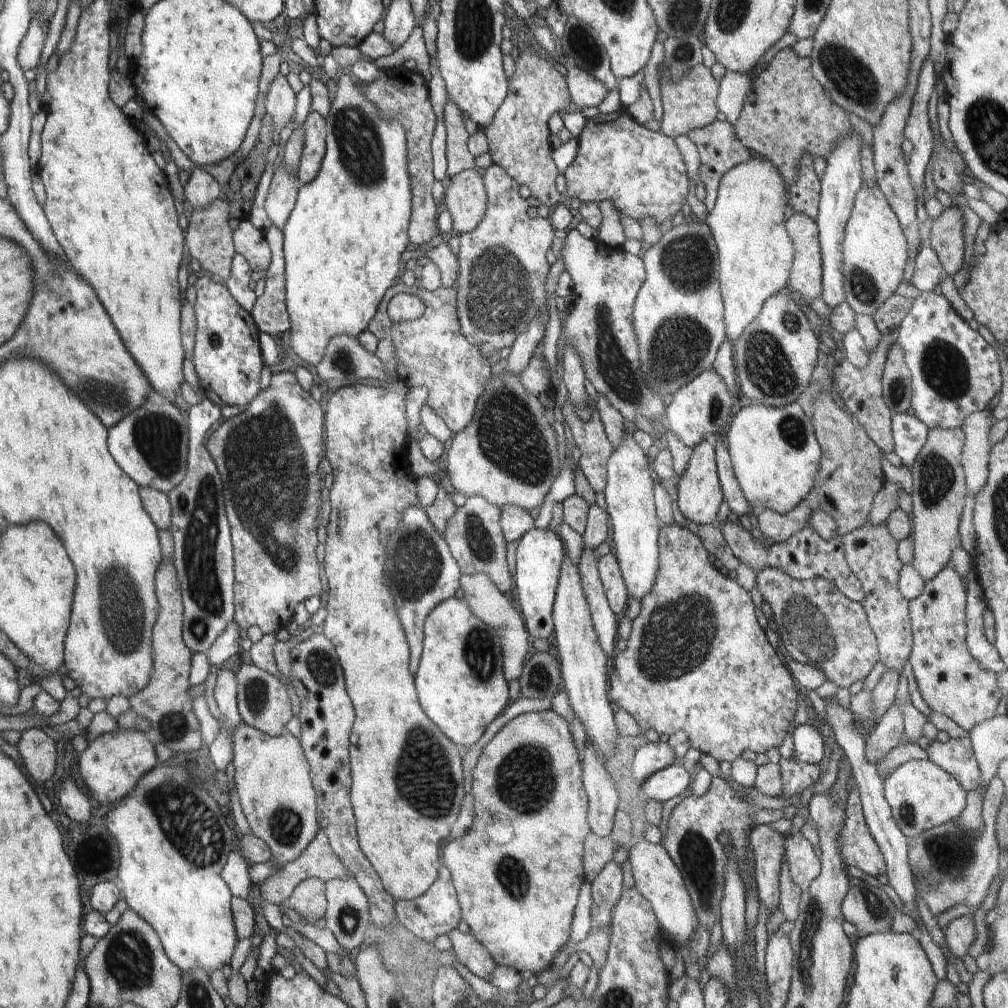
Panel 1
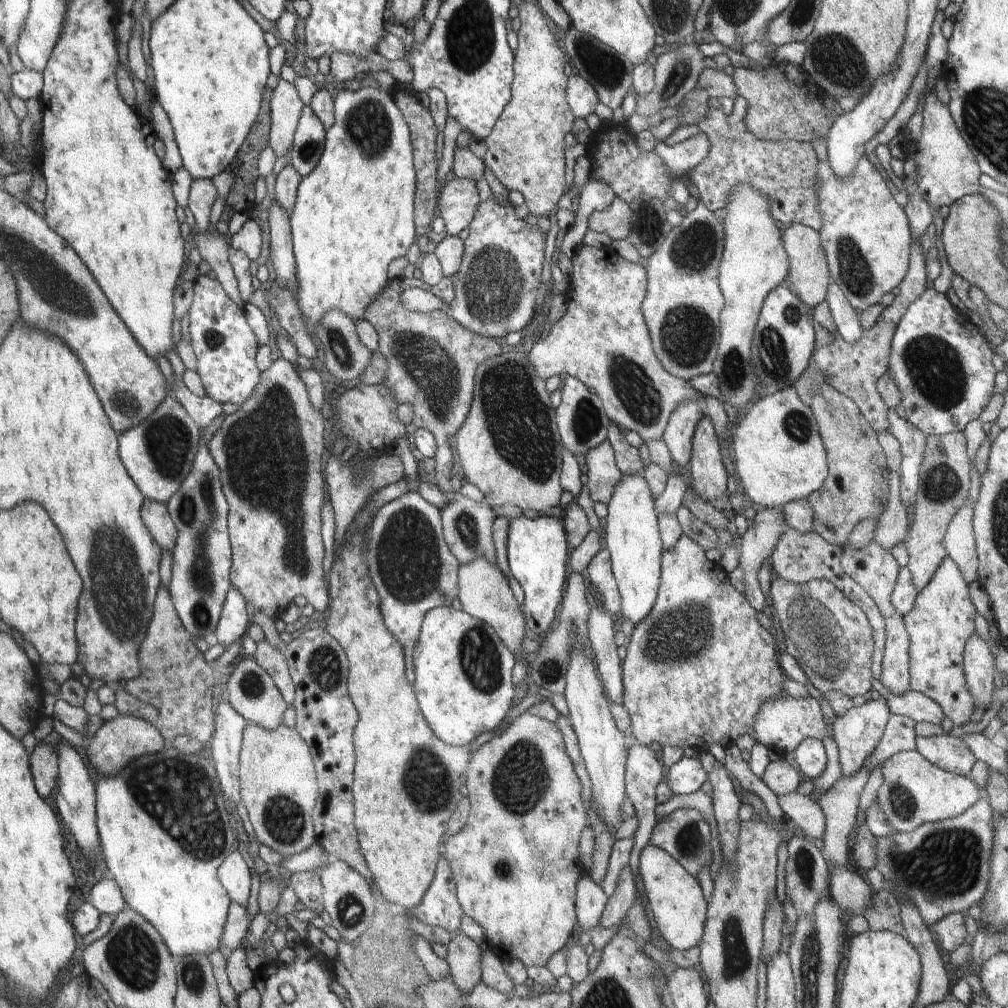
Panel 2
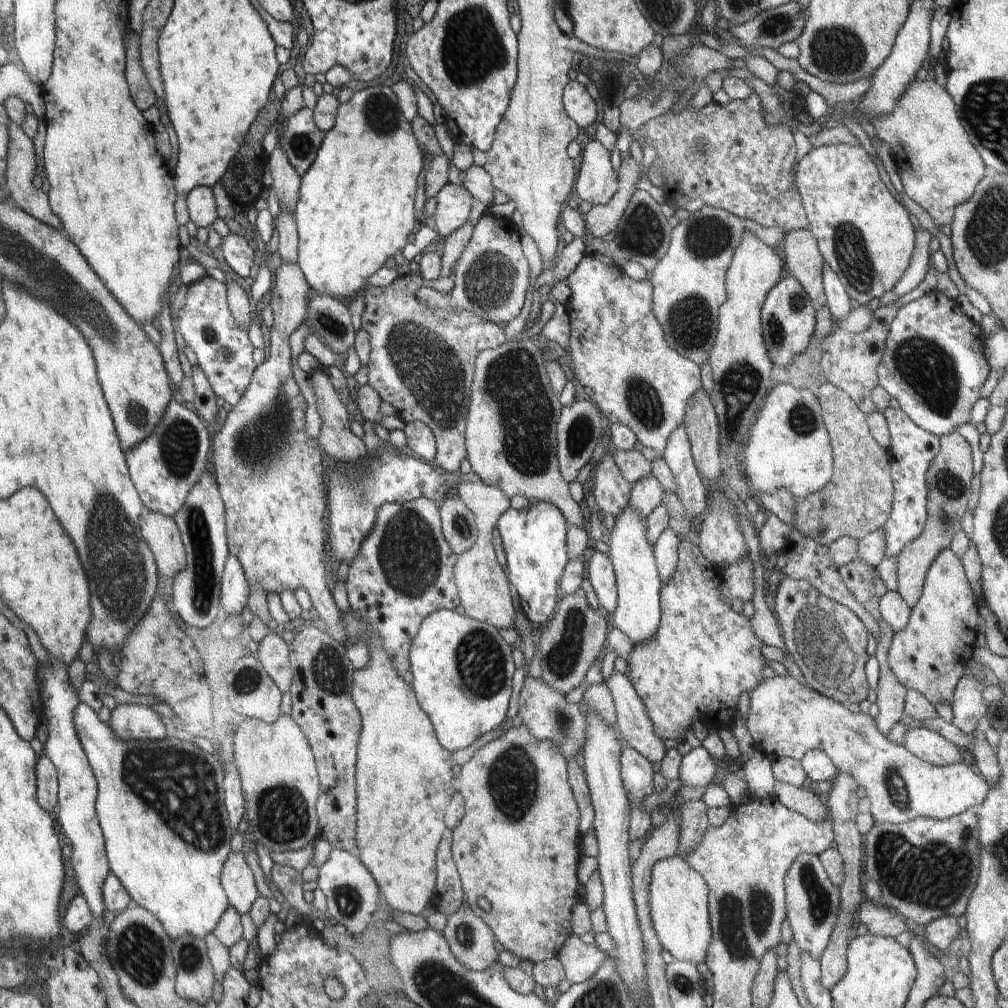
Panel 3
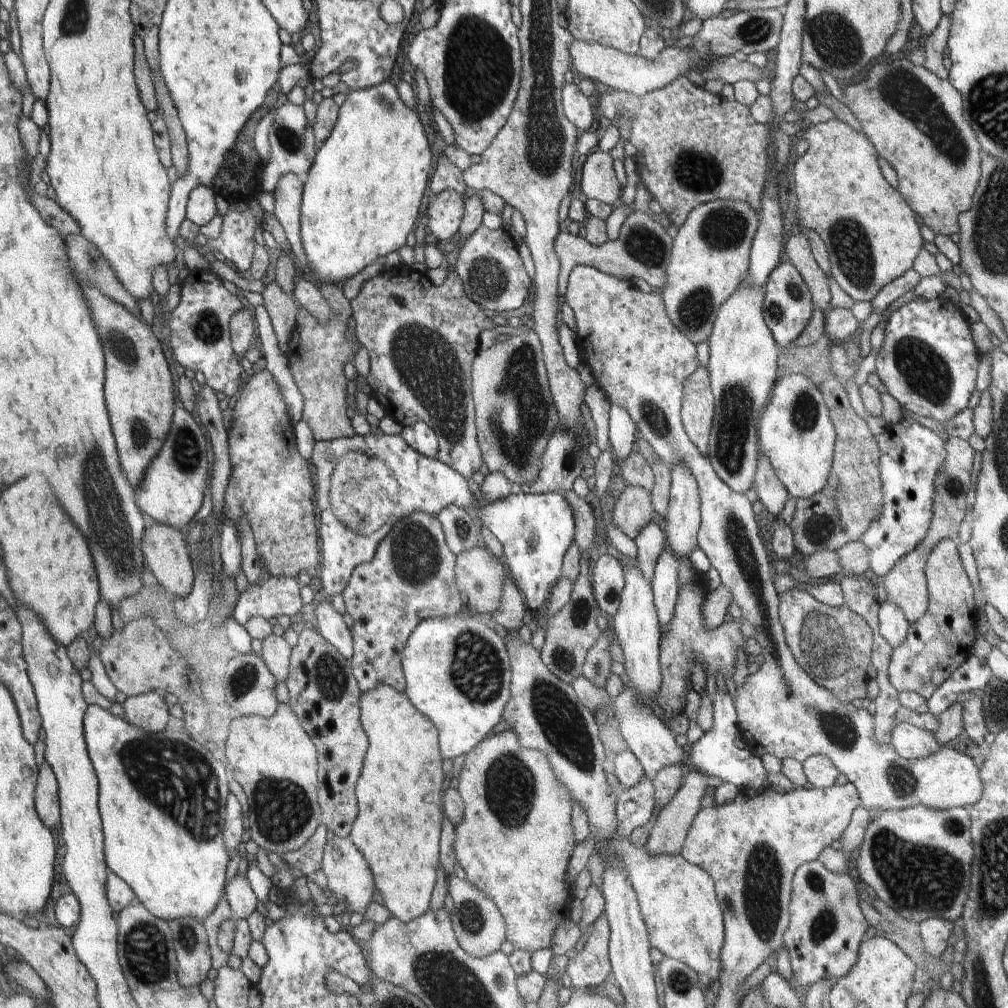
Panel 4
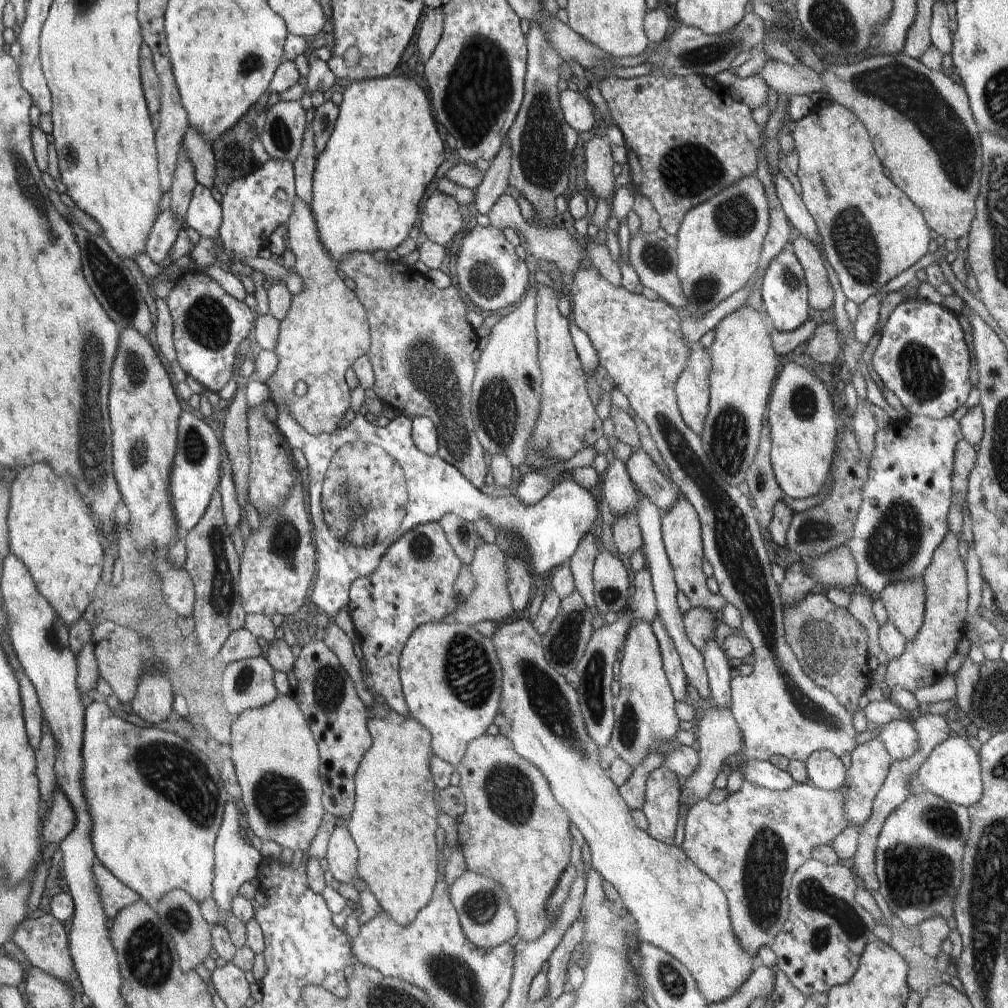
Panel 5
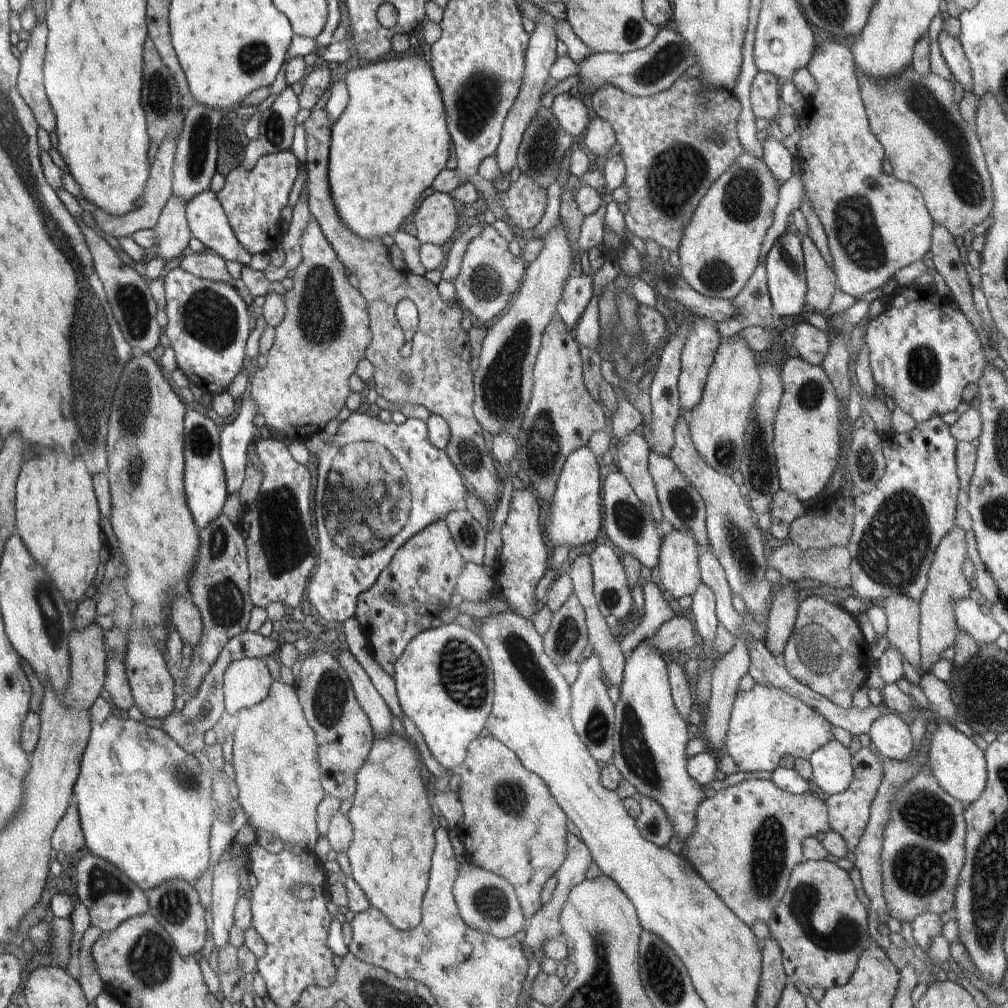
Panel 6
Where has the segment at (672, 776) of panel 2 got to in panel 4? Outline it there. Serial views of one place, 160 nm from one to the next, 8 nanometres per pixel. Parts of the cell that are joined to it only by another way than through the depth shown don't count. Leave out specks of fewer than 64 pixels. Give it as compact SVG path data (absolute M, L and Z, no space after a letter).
M716 690L713 702L713 726L711 732L706 732L700 740L695 742L689 749L690 768L696 768L698 772L706 776L720 778L723 782L730 782L740 789L764 788L768 786L768 772L761 762L761 758L752 754L749 749L740 749L734 744L734 738L739 734L737 711L735 702L728 690Z

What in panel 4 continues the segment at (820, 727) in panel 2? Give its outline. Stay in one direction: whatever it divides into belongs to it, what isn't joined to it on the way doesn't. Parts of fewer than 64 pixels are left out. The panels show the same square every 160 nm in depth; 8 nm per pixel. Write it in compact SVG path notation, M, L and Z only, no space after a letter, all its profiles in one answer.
M580 265L570 272L566 283L565 303L574 312L576 344L581 358L588 364L589 370L592 370L597 387L604 392L610 404L616 404L630 414L641 435L641 441L647 443L665 465L672 468L684 464L696 480L701 510L698 545L719 575L721 585L728 590L733 602L740 608L741 617L754 626L754 640L762 648L760 656L764 657L764 663L760 664L758 672L748 676L742 686L736 688L735 708L739 734L746 742L747 749L760 758L772 754L778 760L790 758L802 764L814 755L830 758L838 772L844 774L856 788L861 806L868 813L870 810L884 813L917 805L928 806L933 810L949 810L966 808L979 802L983 794L979 769L965 752L949 745L924 759L907 760L898 756L890 743L878 744L874 740L874 720L871 713L864 708L856 708L851 703L841 702L832 692L818 686L796 662L794 654L786 645L779 620L780 596L774 587L773 570L758 529L757 517L760 516L754 514L745 494L734 492L718 478L707 456L700 454L700 450L690 442L684 430L681 420L682 386L699 366L697 347L672 324L660 294L654 290L650 294L644 294L631 281L606 275L592 266Z

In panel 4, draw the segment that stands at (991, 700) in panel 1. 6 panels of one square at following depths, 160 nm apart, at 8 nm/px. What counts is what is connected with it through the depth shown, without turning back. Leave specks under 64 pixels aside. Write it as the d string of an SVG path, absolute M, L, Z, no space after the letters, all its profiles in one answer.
M945 539L936 544L926 560L925 578L928 610L918 622L910 625L906 639L900 646L893 648L889 678L897 692L913 691L928 701L932 694L972 657L970 650L976 634L979 612L956 540Z

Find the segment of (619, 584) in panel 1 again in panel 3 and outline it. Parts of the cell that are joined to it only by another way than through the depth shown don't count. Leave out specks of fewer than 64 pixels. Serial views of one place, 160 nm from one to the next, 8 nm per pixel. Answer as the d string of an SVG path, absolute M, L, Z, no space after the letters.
M596 550L590 558L588 578L601 604L601 611L612 614L617 607L617 586L613 564L606 553Z

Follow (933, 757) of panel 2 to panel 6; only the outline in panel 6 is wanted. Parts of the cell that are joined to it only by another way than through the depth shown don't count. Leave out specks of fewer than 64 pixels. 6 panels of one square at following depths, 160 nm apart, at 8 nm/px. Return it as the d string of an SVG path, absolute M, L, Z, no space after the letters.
M884 710L869 730L871 742L878 748L882 757L905 761L910 756L914 742L906 722L897 713Z

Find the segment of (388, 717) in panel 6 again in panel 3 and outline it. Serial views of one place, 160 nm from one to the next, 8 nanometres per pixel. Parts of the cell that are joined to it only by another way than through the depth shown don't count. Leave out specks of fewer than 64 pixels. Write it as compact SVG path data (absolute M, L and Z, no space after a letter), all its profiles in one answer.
M282 263L278 266L276 273L274 274L275 280L272 284L271 292L271 309L273 310L273 326L268 331L269 342L270 342L270 356L268 360L255 368L253 372L251 383L245 390L244 396L240 399L238 404L232 407L232 410L227 414L226 421L222 429L213 434L211 437L211 452L210 459L214 463L214 468L217 471L216 479L219 488L219 494L223 500L225 511L226 511L226 522L225 525L227 530L227 545L229 548L229 554L236 557L240 561L244 576L249 582L249 586L259 584L267 593L276 592L280 594L282 591L292 591L296 589L304 588L306 592L311 596L312 606L314 610L318 612L319 617L324 620L327 624L327 633L335 638L338 642L341 642L345 646L347 641L347 634L341 621L341 610L338 609L334 602L333 591L330 590L329 584L326 578L326 566L324 566L324 542L326 540L324 525L324 514L326 514L326 505L328 502L326 493L326 480L323 476L323 465L322 456L320 455L319 442L317 439L311 439L306 432L306 421L305 412L307 404L305 398L302 396L298 385L296 384L295 378L293 377L293 368L291 363L291 350L289 347L289 336L300 326L305 323L307 317L307 302L312 290L310 285L307 283L306 277L303 275L302 270L296 263Z

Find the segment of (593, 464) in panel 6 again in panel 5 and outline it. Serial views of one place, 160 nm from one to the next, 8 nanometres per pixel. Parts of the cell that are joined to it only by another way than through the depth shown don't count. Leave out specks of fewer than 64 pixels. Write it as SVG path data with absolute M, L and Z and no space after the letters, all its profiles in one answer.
M280 403L275 406L278 411L275 423L284 440L290 448L300 448L308 463L308 513L318 567L311 601L331 619L339 610L347 611L349 586L357 578L372 574L388 547L419 524L439 521L450 513L473 523L478 519L489 520L495 530L510 532L522 540L530 554L532 574L545 581L553 570L568 562L582 537L592 531L592 524L598 516L599 506L592 493L572 479L555 484L542 500L532 506L525 505L515 494L489 497L438 454L427 455L418 450L411 439L412 421L402 414L397 414L386 427L379 427L370 417L357 414L352 422L345 423L333 433L311 435Z

